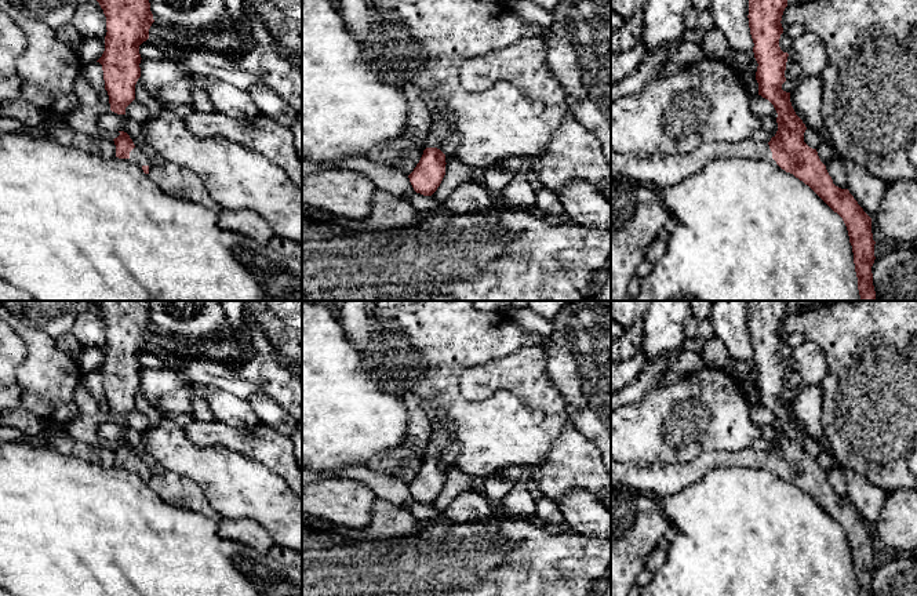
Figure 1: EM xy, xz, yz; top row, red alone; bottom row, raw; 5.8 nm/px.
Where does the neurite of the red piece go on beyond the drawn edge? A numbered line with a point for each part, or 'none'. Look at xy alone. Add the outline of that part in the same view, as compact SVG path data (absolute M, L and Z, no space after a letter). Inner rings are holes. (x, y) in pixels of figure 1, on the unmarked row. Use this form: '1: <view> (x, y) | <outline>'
1: xy (135, 462) | M134 457L130 461L130 468L138 469L142 475L148 475L148 469L145 468L143 459Z

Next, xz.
1: xz (440, 439) | M432 426L430 441L427 446L427 457L441 455L450 446L455 446L455 437L448 433L444 428Z

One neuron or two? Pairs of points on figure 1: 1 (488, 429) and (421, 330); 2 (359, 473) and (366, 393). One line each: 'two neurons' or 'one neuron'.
1: one neuron
2: two neurons

